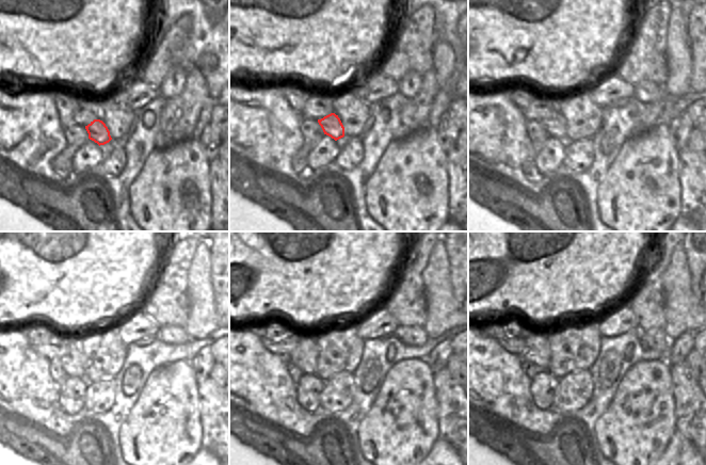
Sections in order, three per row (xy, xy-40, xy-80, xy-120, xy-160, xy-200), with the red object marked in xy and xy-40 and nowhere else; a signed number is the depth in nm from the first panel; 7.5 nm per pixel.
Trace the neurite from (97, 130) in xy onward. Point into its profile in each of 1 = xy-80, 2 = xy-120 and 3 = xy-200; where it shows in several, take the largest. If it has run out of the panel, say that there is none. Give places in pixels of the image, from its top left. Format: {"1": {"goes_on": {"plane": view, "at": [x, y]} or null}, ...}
{"1": {"goes_on": {"plane": "xy-80", "at": [556, 126]}}, "2": {"goes_on": {"plane": "xy-120", "at": [73, 362]}}, "3": {"goes_on": {"plane": "xy-200", "at": [536, 350]}}}

